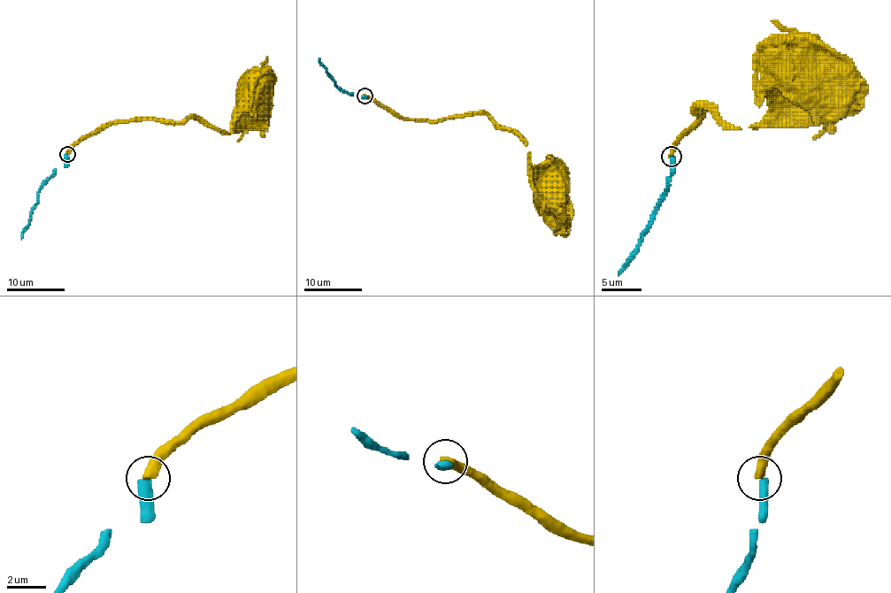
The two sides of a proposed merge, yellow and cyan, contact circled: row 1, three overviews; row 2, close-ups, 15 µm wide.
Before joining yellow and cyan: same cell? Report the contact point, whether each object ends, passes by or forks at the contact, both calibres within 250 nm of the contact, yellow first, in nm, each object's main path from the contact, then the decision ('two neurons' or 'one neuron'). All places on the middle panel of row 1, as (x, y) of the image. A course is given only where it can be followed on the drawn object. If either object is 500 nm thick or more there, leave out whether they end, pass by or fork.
(364, 96) | yellow ends | cyan ends | 480/480 nm | yellow via (364, 96), (409, 119), (490, 116), (509, 127), (526, 146), (528, 179), (544, 208), (548, 202) | cyan via (363, 96), (344, 93), (328, 75), (318, 58) | two neurons

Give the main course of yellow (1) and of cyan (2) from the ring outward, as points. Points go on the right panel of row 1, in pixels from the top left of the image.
1: (671, 157), (702, 115), (699, 107), (741, 129), (787, 125), (827, 85), (819, 80)
2: (671, 157), (672, 175), (666, 195), (655, 211), (652, 223), (642, 237), (639, 251), (618, 275)

